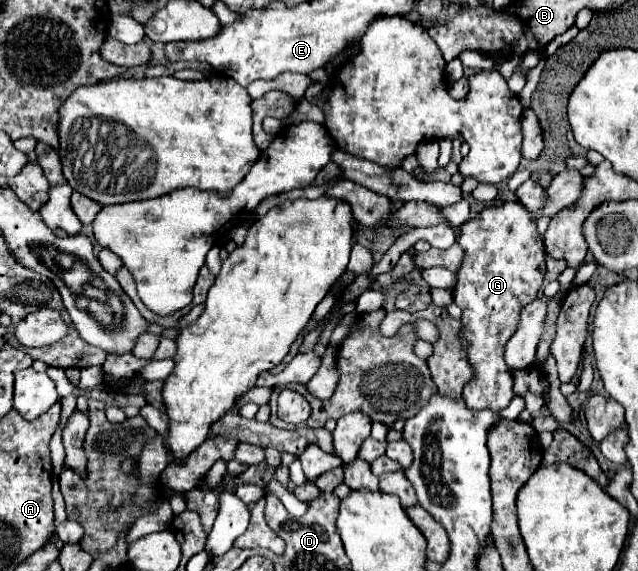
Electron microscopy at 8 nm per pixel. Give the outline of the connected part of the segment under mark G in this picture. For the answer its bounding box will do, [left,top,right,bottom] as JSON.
[453,201,545,409]

